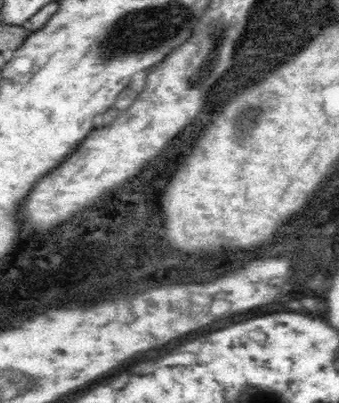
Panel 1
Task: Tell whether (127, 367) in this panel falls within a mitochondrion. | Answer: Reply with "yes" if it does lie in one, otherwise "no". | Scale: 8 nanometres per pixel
no

